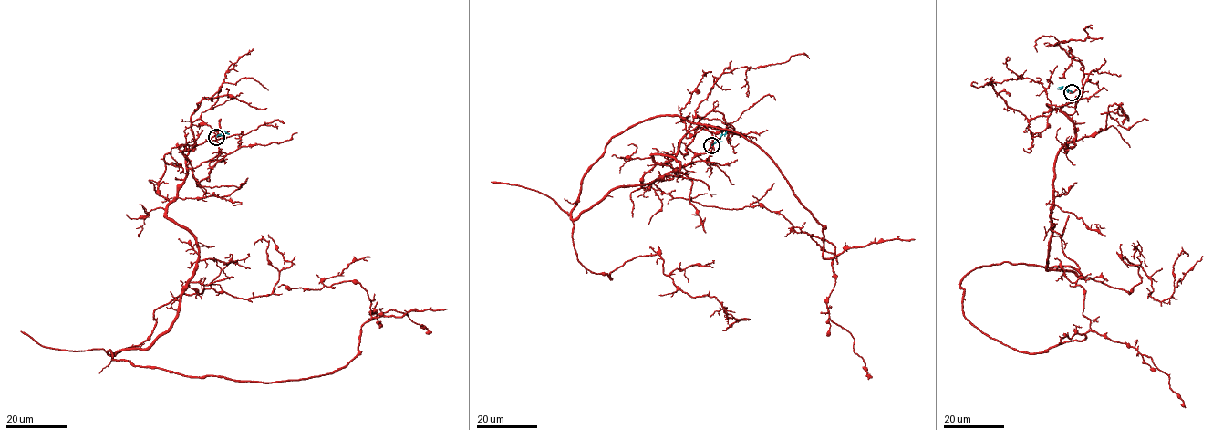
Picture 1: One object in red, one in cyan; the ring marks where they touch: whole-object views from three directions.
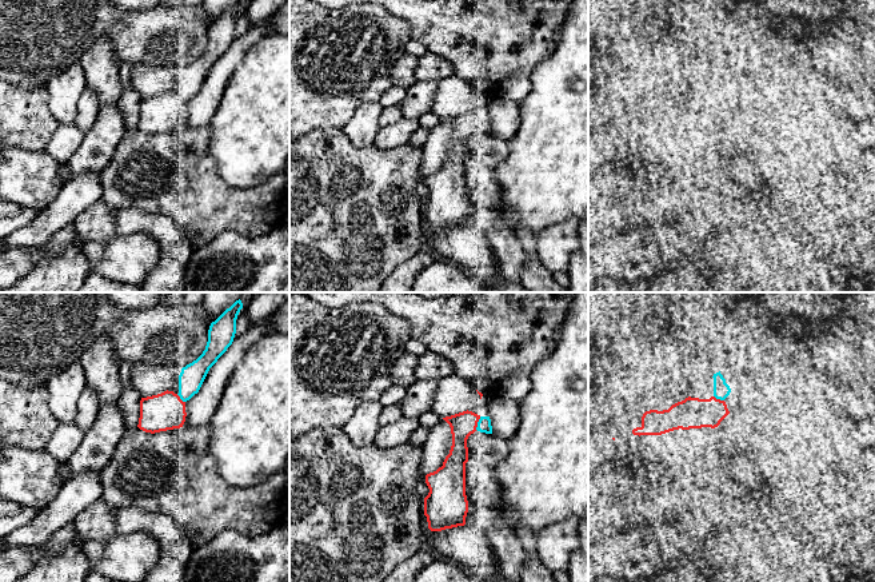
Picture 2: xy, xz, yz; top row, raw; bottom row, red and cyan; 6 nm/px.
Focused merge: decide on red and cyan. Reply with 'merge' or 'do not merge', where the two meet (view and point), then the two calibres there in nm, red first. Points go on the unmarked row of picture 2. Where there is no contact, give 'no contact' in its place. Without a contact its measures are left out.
merge | xz (476, 124) | 150/80 nm

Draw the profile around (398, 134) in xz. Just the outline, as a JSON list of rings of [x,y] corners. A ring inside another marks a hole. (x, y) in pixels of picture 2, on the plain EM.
[[[404,119],[379,129],[375,146],[379,150],[391,150],[409,143],[412,133],[419,128],[417,119]]]

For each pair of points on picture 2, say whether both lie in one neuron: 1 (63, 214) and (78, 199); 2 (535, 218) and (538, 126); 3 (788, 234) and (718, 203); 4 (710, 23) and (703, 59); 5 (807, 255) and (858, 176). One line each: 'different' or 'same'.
1: same
2: same
3: different
4: same
5: different

